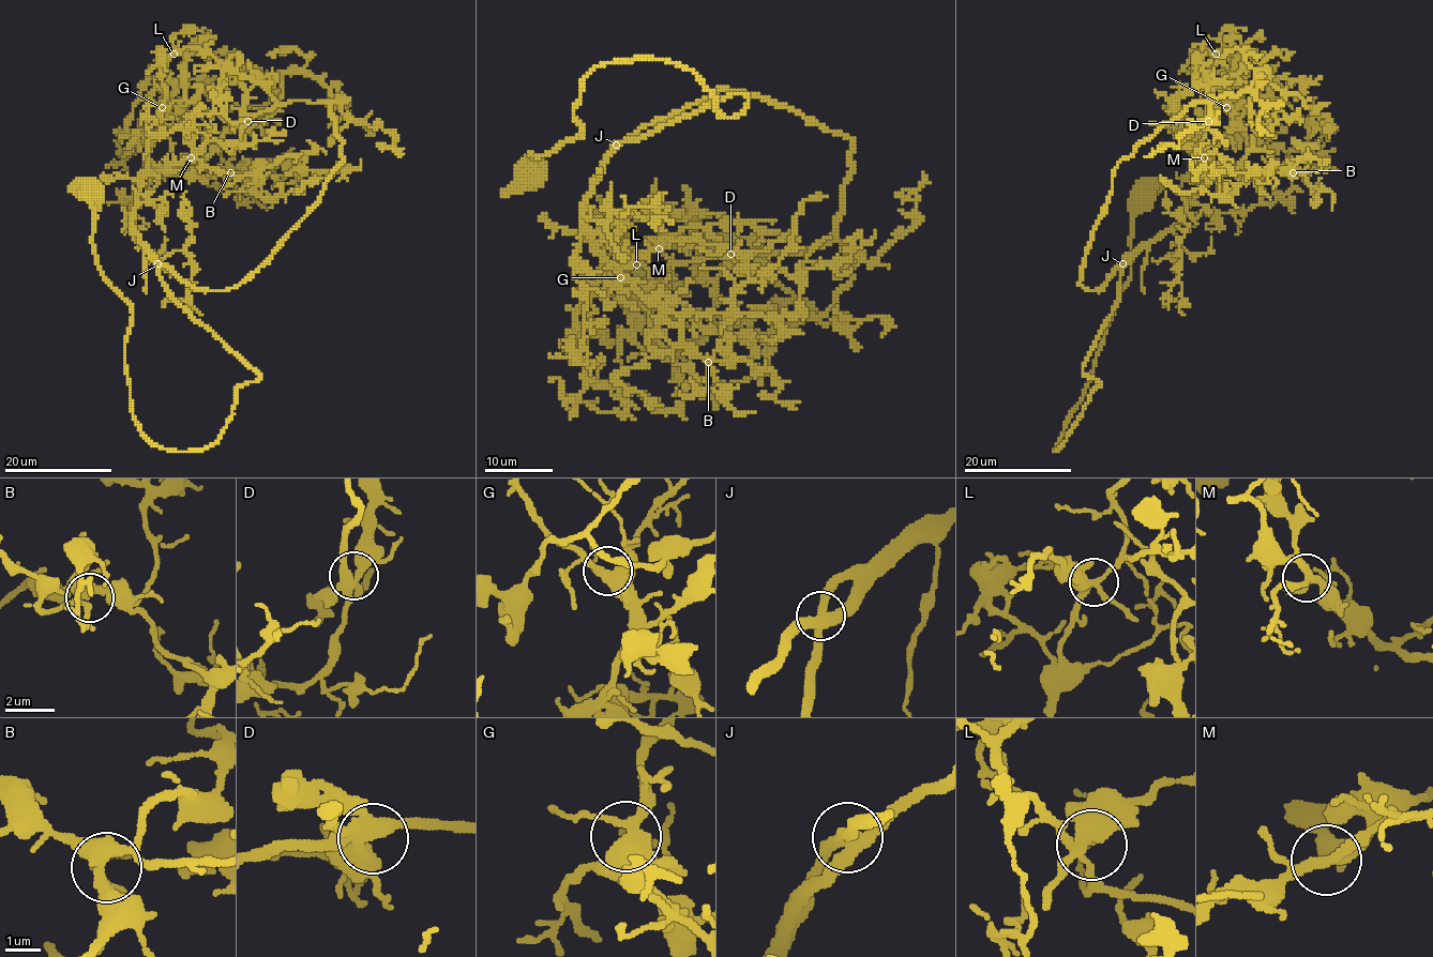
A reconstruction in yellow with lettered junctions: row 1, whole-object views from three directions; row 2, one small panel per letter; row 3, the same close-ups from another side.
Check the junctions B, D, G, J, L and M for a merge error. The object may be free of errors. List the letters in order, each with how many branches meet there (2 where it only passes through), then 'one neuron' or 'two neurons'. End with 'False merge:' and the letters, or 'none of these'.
B: 6 | one neuron
D: 5 | one neuron
G: 5 | one neuron
J: 4 | one neuron
L: 4 | one neuron
M: 4 | one neuron
False merge: none of these

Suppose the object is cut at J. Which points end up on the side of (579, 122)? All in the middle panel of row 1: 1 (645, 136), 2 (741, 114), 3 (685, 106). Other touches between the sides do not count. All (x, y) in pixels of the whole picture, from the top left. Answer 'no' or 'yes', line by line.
1: yes
2: yes
3: no

